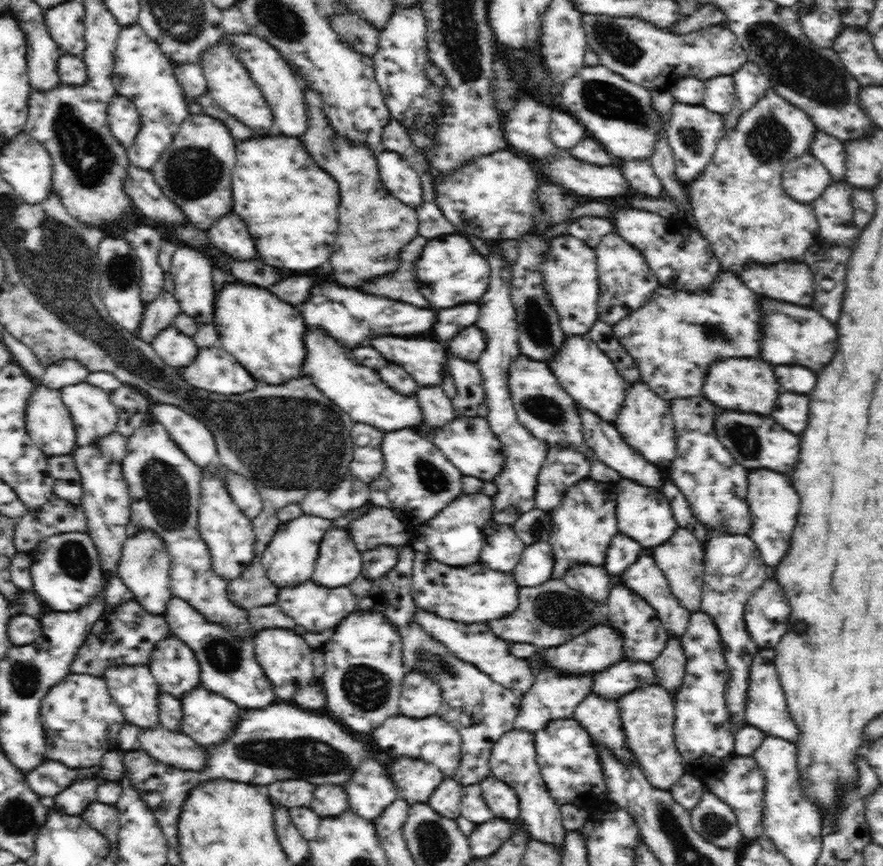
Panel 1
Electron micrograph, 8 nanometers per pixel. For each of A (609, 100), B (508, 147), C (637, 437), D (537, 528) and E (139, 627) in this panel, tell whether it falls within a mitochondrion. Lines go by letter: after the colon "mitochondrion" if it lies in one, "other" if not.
A: mitochondrion
B: other
C: other
D: mitochondrion
E: other

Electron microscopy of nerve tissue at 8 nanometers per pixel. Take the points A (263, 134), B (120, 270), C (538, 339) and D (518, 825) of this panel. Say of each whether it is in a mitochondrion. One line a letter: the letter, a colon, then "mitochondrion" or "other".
A: other
B: mitochondrion
C: mitochondrion
D: other

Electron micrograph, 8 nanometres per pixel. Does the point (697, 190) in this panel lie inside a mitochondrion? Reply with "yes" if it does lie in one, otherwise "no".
no

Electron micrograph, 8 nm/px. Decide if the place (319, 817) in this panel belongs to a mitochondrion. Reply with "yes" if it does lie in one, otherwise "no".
no

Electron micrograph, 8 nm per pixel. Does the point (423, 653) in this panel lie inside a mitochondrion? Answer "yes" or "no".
yes

